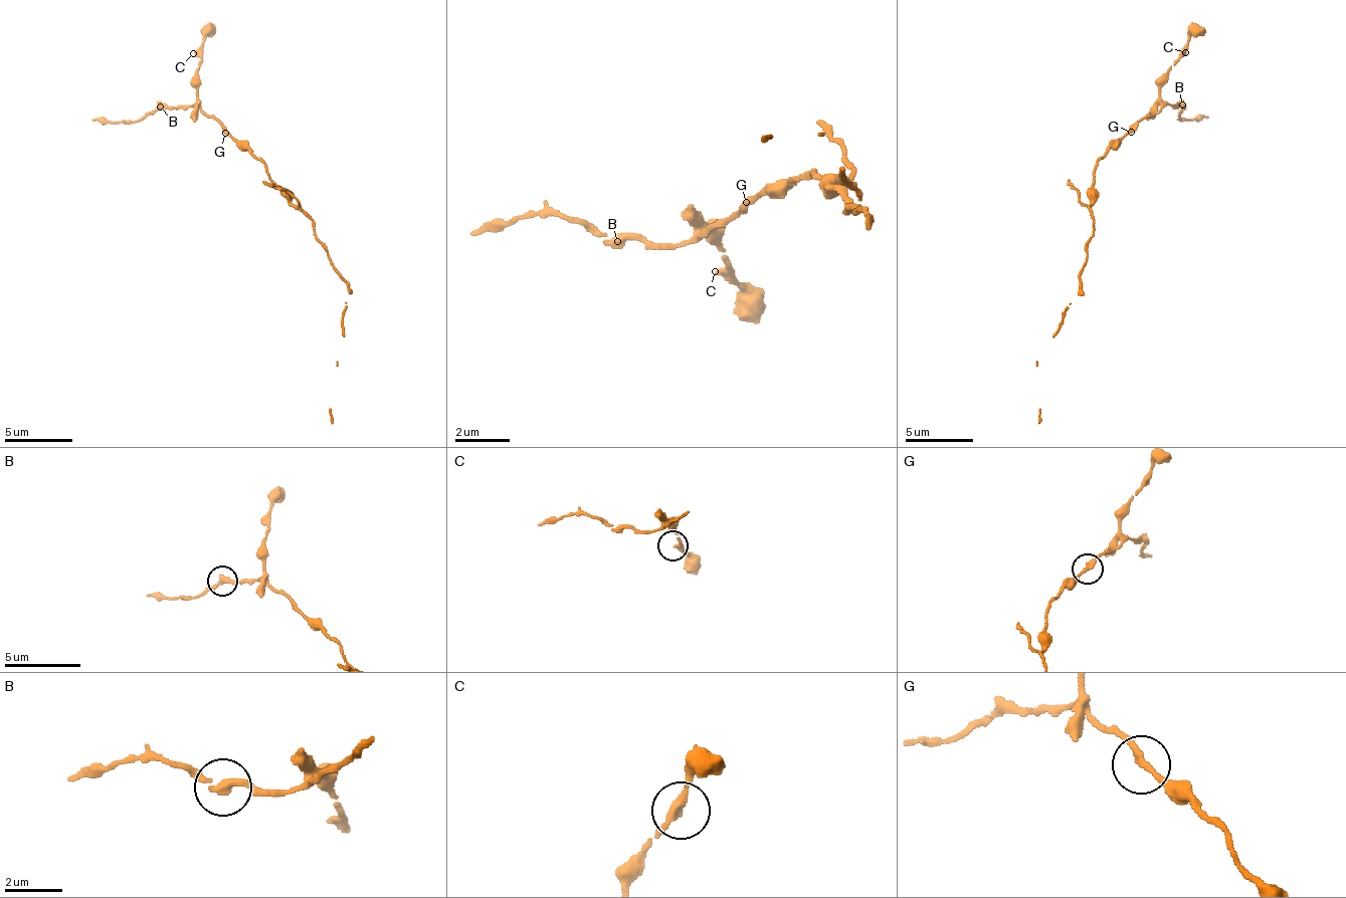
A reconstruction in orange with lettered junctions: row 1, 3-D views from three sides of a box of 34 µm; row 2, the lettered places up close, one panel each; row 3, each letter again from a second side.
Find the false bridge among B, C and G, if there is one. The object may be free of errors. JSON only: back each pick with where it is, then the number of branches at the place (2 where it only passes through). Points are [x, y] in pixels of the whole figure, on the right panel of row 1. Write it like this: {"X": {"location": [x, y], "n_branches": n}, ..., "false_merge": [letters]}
{"false_merge": []}

